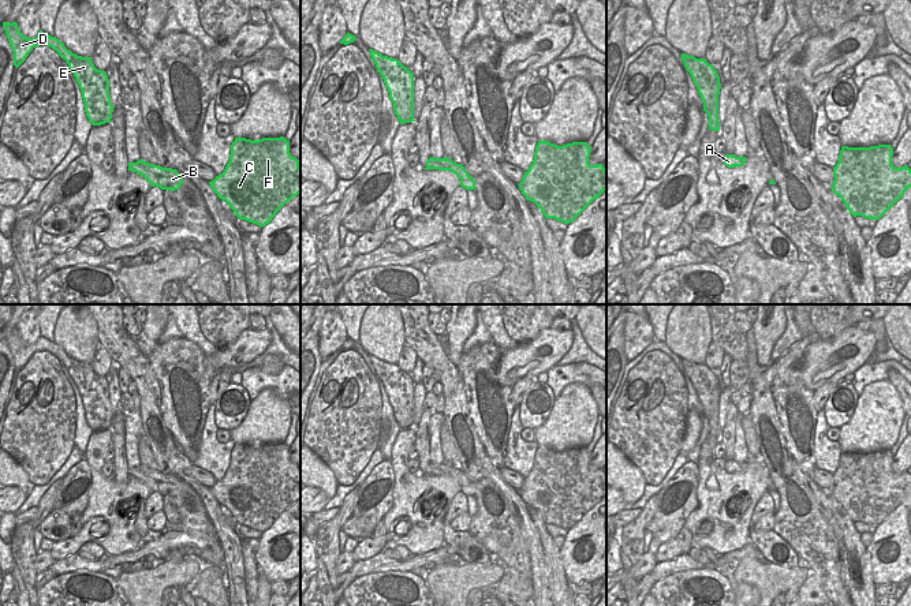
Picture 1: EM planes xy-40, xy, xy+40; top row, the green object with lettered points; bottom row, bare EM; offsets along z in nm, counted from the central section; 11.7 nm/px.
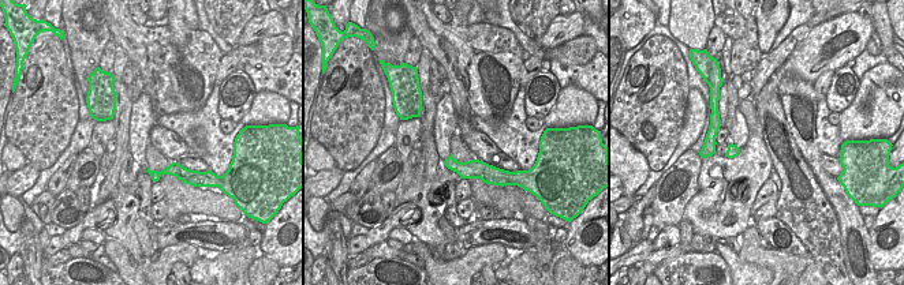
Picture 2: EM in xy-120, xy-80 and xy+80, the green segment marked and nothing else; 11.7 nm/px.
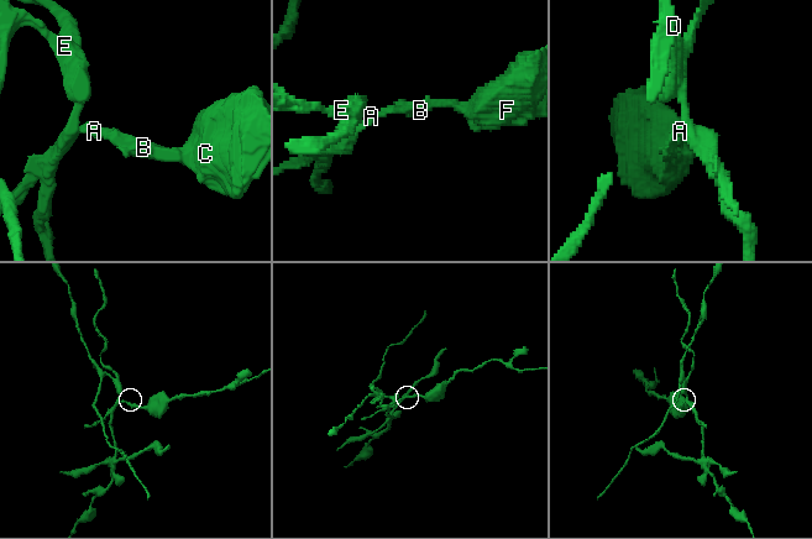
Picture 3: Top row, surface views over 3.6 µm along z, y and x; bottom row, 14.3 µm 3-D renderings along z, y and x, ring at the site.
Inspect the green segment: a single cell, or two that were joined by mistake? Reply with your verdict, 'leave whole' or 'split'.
split

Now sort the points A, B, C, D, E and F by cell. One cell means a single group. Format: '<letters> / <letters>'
A B C F / D E

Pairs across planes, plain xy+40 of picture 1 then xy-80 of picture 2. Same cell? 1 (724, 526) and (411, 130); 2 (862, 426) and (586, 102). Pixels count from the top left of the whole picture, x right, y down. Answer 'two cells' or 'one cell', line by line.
1: one cell
2: one cell

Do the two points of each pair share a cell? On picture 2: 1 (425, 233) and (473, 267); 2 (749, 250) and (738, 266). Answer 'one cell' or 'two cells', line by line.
1: two cells
2: two cells

